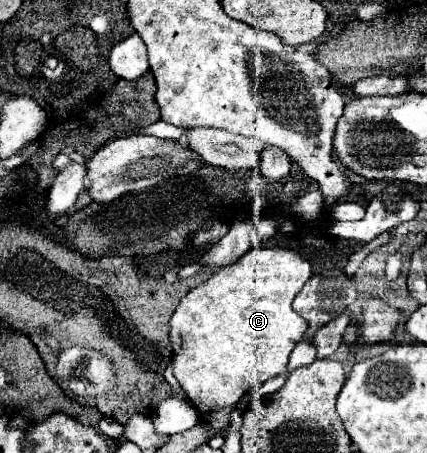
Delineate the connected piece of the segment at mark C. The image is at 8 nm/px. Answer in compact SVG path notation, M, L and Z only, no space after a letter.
M259 247L247 251L237 263L221 267L205 283L189 291L177 305L171 317L171 347L173 373L181 383L187 399L197 407L201 421L207 421L213 435L229 427L229 417L245 391L257 381L267 381L287 371L289 353L301 341L307 321L291 307L295 291L299 291L311 277L311 265L295 251L281 247Z

